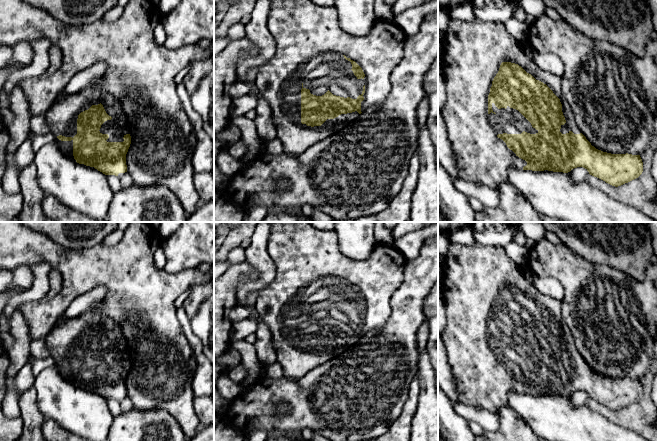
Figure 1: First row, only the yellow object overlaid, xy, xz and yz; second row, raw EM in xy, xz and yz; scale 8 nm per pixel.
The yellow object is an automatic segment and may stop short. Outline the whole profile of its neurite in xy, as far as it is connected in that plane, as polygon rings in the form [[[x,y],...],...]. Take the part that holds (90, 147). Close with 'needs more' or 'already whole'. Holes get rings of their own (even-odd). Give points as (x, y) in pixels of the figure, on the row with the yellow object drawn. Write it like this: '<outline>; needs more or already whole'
[[[100,82],[75,94],[57,97],[44,116],[50,134],[61,141],[73,141],[73,156],[77,163],[119,178],[127,173],[126,154],[131,144],[127,116],[121,102],[104,92]]]; needs more

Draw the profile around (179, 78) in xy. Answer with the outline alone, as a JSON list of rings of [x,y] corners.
[[[189,64],[188,66],[186,66],[184,69],[182,69],[175,77],[175,82],[176,84],[181,84],[183,83],[184,78],[186,77],[186,75],[189,73],[191,68],[191,64]]]

